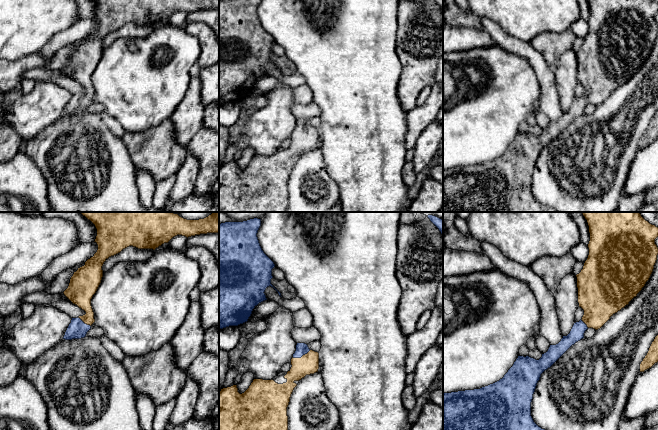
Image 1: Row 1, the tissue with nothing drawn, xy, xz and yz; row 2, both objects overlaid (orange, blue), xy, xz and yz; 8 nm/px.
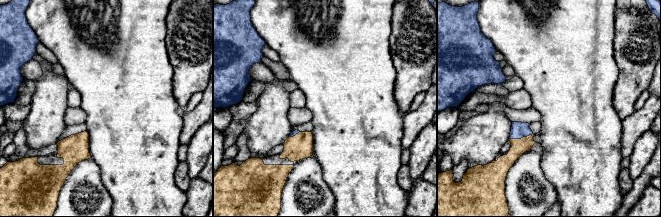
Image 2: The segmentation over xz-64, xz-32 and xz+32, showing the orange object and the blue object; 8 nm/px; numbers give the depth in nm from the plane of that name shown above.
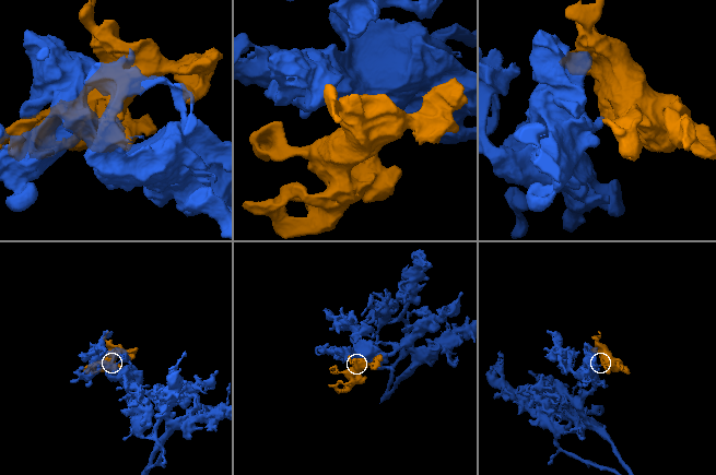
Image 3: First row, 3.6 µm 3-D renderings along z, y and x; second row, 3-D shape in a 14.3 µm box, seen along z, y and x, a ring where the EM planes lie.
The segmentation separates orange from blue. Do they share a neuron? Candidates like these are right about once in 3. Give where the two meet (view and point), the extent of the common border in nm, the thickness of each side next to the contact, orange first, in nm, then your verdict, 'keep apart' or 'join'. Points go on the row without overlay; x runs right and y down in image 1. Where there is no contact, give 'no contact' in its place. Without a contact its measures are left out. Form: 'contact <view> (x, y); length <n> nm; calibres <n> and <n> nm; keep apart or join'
contact xz (302, 132); length 160 nm; calibres 160 and 100 nm; join

